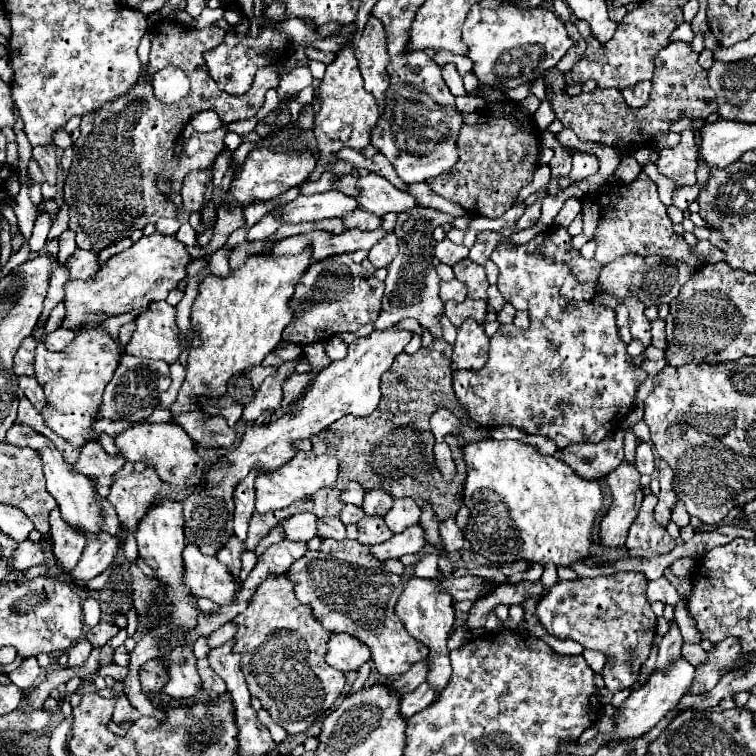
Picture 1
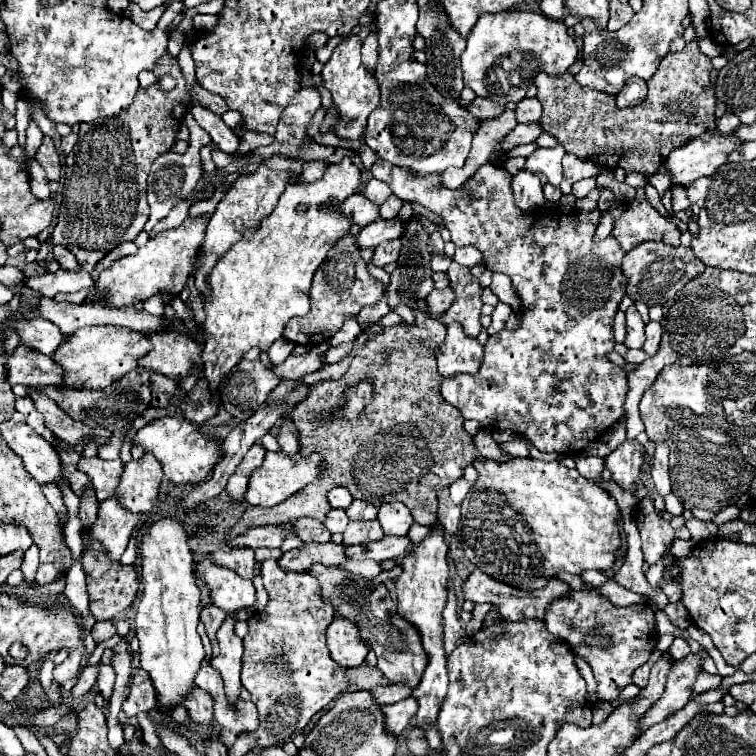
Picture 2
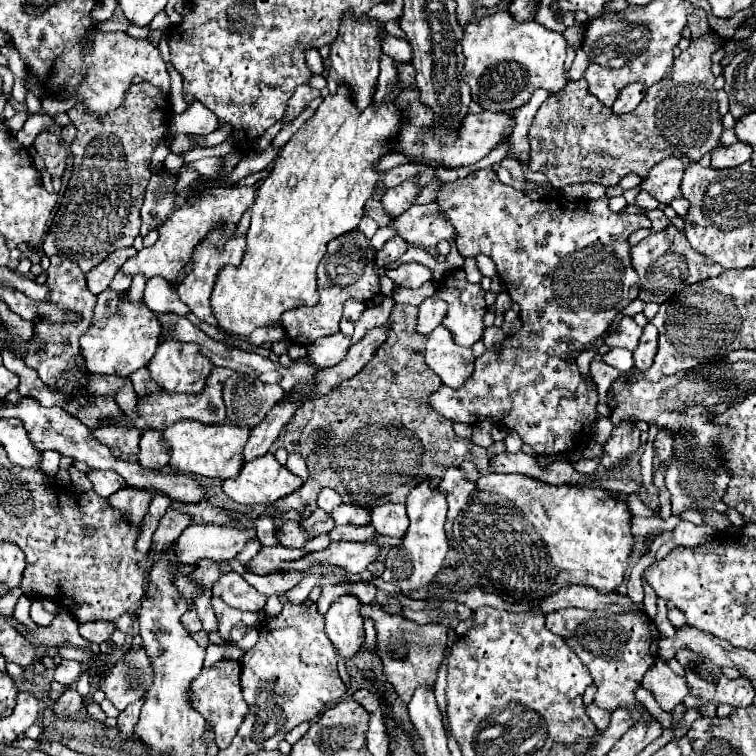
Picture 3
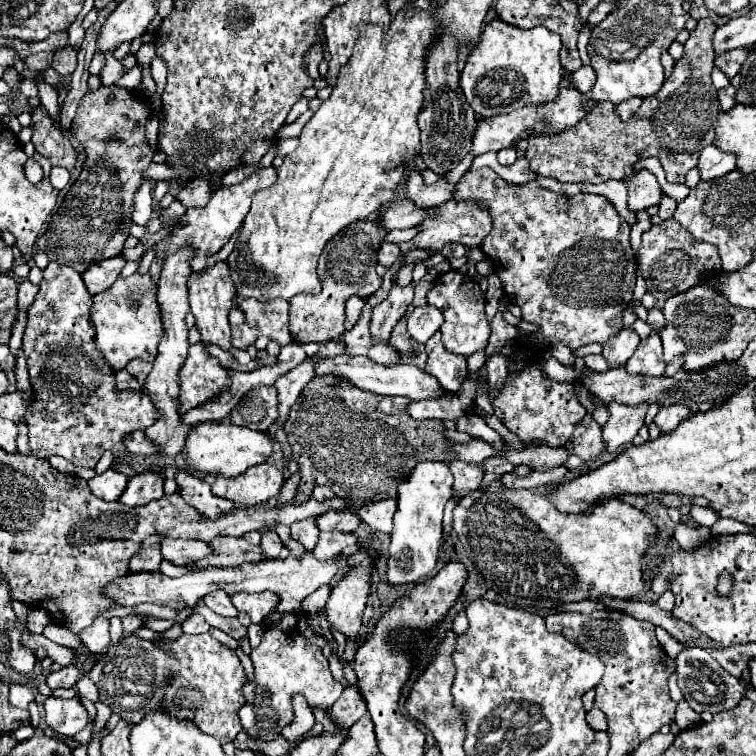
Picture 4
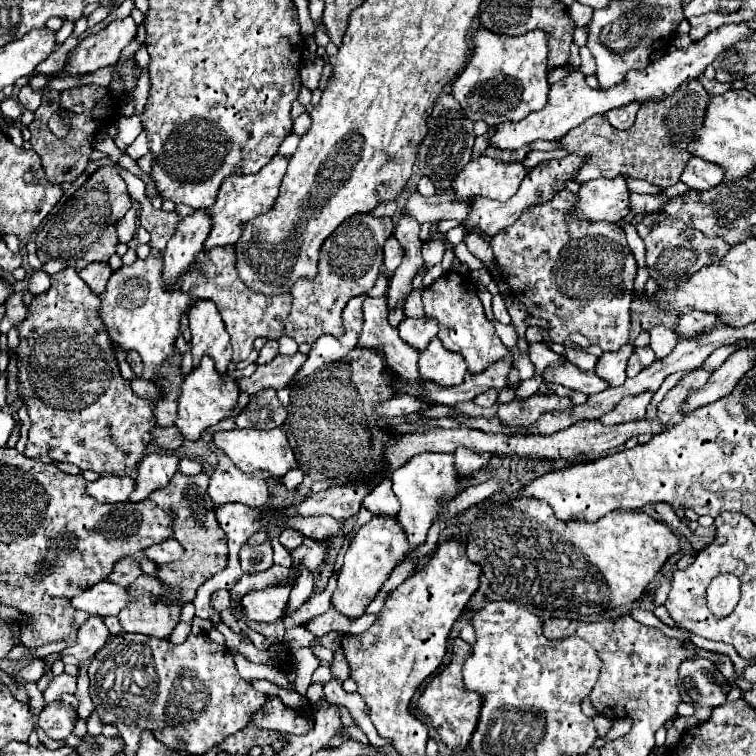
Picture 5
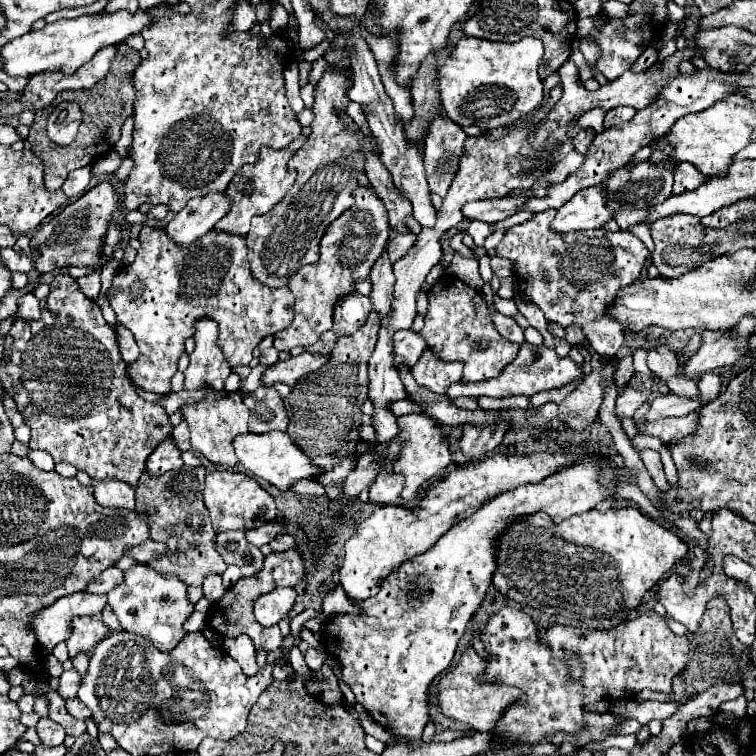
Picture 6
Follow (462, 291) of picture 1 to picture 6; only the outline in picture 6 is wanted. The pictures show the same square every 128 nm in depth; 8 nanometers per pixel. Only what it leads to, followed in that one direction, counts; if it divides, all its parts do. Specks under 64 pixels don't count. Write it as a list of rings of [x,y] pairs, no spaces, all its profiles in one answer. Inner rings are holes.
[[[398,330],[392,336],[392,346],[394,346],[394,368],[412,368],[420,354],[426,350],[424,338],[420,334],[414,334],[410,330]]]

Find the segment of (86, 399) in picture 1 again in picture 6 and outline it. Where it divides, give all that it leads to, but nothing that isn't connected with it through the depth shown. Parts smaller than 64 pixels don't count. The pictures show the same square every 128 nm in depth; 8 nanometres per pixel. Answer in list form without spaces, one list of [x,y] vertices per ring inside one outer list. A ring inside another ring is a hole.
[[[142,226],[140,242],[142,246],[136,254],[136,260],[130,266],[122,266],[116,272],[108,290],[108,302],[116,312],[116,320],[134,334],[134,340],[140,348],[140,356],[134,364],[128,366],[128,374],[132,382],[144,388],[146,392],[170,392],[170,378],[176,372],[178,358],[184,354],[184,342],[186,338],[194,336],[194,326],[200,318],[210,318],[218,322],[218,344],[230,366],[250,364],[252,350],[260,344],[262,338],[272,336],[288,328],[288,324],[292,324],[294,296],[290,288],[268,288],[260,284],[256,278],[252,278],[252,272],[248,268],[246,236],[242,238],[232,236],[228,232],[208,232],[200,240],[196,240],[196,244],[184,248],[170,240],[170,236],[166,236],[164,230]]]

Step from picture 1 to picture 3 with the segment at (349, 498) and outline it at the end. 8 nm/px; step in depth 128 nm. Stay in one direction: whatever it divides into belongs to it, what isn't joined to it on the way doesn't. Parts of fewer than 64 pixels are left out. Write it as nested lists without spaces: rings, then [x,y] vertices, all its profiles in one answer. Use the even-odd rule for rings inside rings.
[[[322,488],[320,494],[318,494],[318,506],[324,510],[324,512],[332,512],[336,506],[342,504],[342,498],[338,492],[330,490],[330,488]]]

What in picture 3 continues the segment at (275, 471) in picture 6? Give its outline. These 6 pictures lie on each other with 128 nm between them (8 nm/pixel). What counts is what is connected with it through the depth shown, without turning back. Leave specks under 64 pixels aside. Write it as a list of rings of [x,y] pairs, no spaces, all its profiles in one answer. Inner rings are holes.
[[[182,420],[164,430],[164,440],[170,444],[170,466],[174,472],[208,476],[208,478],[236,478],[244,466],[244,446],[250,436],[250,428],[232,424],[202,424]]]

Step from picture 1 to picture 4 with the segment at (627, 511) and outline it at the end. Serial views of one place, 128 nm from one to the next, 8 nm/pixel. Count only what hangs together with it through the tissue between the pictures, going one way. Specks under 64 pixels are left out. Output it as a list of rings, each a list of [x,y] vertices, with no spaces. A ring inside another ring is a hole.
[[[602,404],[608,410],[608,422],[602,428],[602,438],[606,442],[606,452],[616,452],[620,446],[630,444],[638,430],[644,426],[646,404],[628,406],[628,404]]]

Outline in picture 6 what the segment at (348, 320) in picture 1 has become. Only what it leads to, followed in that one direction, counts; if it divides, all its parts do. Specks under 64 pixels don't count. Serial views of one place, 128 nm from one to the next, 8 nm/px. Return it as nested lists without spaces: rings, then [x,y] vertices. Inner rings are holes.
[[[358,188],[354,192],[352,208],[342,212],[328,226],[328,232],[324,232],[320,240],[320,260],[300,268],[288,282],[292,294],[296,296],[294,322],[290,328],[274,336],[274,348],[278,352],[288,352],[294,346],[310,346],[320,338],[322,332],[332,328],[332,306],[338,298],[354,290],[354,282],[358,278],[368,278],[372,264],[380,258],[388,244],[388,236],[390,224],[388,212],[384,212],[384,202],[372,188]]]

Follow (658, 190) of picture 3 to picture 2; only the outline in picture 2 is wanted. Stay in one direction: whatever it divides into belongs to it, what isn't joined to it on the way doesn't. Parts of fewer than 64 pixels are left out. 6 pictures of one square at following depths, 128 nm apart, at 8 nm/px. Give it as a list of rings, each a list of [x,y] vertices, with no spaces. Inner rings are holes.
[[[704,134],[702,138],[690,140],[682,148],[674,150],[668,160],[664,160],[664,166],[668,174],[672,176],[672,186],[694,182],[702,176],[712,174],[718,166],[722,166],[728,158],[728,154],[740,146],[742,142],[732,136],[710,136]]]

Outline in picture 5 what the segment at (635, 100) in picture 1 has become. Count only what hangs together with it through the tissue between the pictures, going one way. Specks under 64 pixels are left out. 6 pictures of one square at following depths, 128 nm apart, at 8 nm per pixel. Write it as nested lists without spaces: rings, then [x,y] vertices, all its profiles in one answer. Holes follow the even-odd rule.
[[[628,104],[628,106],[624,106],[624,108],[610,110],[610,112],[606,114],[606,118],[608,118],[608,122],[610,122],[614,128],[626,130],[626,128],[630,128],[630,126],[634,124],[638,108],[640,108],[640,104]]]

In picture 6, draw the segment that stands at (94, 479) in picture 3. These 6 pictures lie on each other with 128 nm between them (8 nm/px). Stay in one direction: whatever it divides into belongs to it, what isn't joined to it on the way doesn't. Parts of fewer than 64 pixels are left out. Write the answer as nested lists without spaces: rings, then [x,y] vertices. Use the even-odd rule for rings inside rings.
[[[104,480],[94,486],[94,498],[100,506],[134,510],[134,490],[120,480]]]

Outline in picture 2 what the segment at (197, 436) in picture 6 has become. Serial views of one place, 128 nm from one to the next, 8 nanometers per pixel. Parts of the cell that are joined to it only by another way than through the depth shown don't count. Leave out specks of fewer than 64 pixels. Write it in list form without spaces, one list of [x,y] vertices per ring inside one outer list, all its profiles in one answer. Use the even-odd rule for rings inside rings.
[[[154,332],[146,334],[154,344],[154,350],[140,360],[142,368],[164,374],[166,378],[186,378],[190,370],[200,364],[202,346],[178,332]]]

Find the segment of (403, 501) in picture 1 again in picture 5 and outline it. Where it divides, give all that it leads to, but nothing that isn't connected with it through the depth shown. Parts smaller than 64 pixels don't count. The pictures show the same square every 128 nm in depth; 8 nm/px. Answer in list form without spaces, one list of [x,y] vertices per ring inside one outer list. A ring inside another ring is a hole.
[[[382,480],[362,502],[374,516],[396,516],[400,510],[400,502],[392,492],[392,482]]]

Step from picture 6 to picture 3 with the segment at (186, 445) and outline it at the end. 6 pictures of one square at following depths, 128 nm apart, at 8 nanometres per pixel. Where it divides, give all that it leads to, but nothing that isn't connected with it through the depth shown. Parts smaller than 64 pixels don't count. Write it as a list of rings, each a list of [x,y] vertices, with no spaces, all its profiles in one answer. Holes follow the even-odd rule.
[[[108,426],[108,428],[98,428],[92,430],[92,434],[108,448],[118,448],[120,454],[138,454],[138,440],[140,440],[140,430],[136,428],[126,428],[126,426]]]

